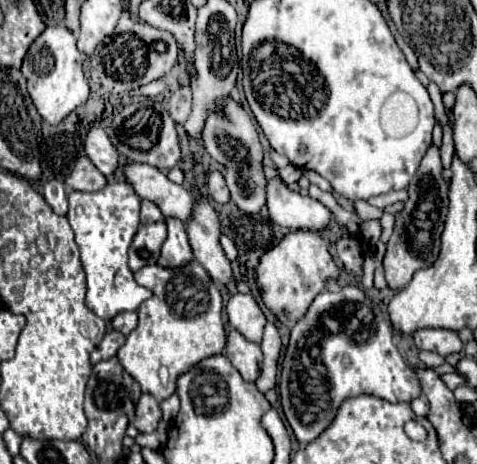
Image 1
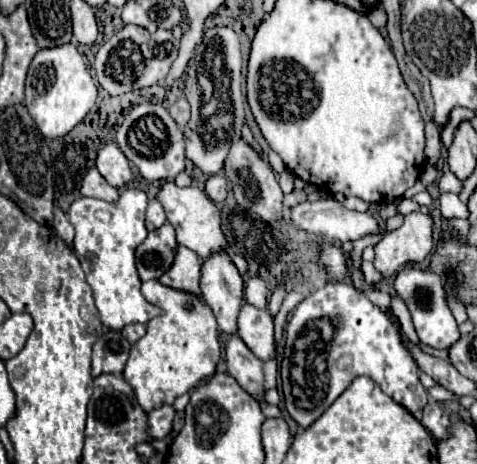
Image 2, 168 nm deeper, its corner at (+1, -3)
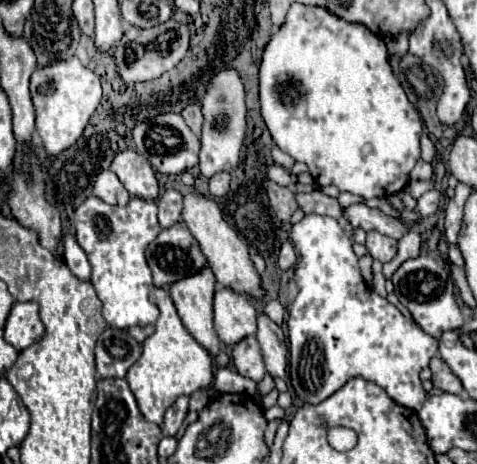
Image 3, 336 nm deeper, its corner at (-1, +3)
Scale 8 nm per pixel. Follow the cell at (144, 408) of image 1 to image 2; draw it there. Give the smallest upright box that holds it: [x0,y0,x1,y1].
[148,404,176,440]

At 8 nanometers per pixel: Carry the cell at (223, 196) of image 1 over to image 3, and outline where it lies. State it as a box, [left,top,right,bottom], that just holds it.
[210,172,230,196]

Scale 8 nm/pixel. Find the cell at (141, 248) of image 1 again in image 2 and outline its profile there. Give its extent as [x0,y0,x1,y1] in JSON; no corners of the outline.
[136,224,176,280]

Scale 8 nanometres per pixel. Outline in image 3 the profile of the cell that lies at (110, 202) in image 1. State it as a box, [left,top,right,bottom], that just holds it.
[74,196,162,330]

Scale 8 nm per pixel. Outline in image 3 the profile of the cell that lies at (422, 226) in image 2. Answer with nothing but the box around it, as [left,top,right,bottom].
[366,232,396,262]

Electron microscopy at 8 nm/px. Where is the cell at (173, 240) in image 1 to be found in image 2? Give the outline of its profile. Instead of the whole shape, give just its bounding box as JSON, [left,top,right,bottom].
[160,246,202,298]

